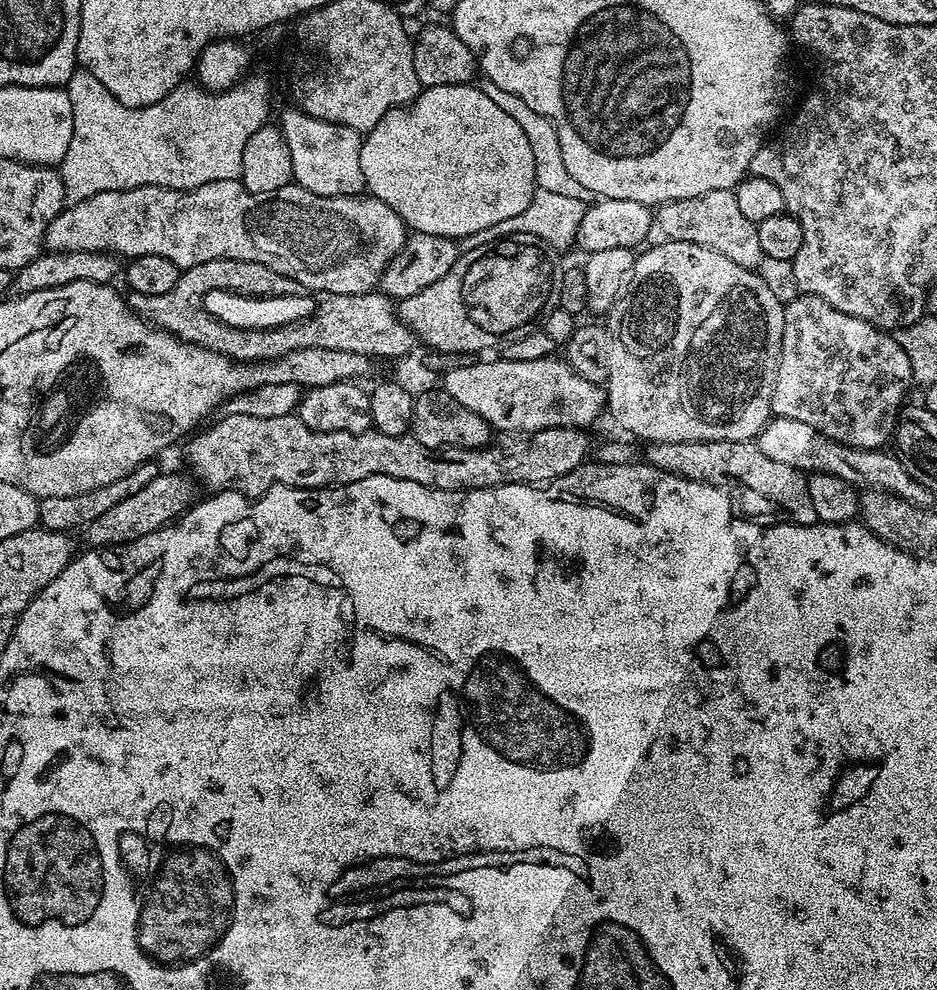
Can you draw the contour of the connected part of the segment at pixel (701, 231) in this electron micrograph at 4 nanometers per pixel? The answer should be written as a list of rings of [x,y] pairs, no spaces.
[[[710,190],[710,194],[671,200],[668,204],[659,205],[654,220],[667,239],[694,242],[698,246],[718,250],[718,254],[726,254],[730,262],[738,262],[738,266],[743,268],[756,270],[761,267],[760,263],[765,263],[762,246],[758,246],[757,223],[742,214],[735,191]]]

